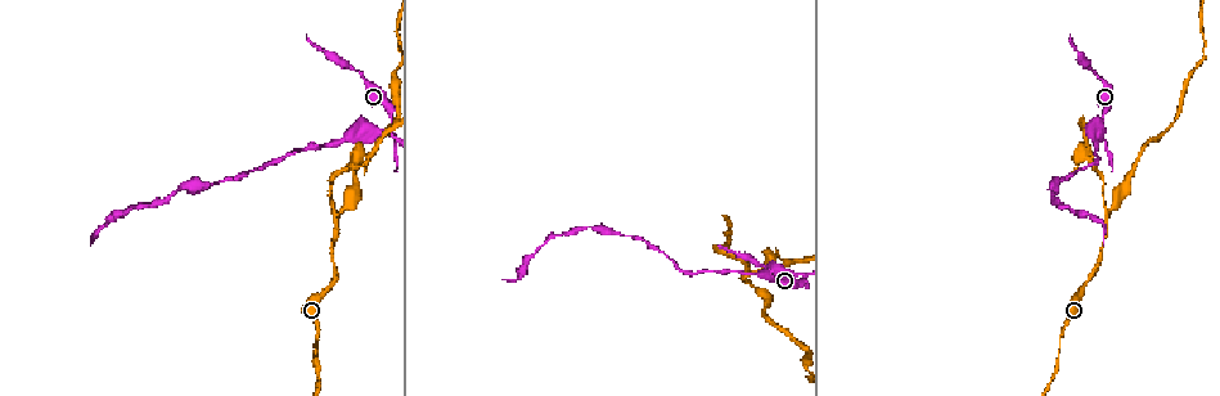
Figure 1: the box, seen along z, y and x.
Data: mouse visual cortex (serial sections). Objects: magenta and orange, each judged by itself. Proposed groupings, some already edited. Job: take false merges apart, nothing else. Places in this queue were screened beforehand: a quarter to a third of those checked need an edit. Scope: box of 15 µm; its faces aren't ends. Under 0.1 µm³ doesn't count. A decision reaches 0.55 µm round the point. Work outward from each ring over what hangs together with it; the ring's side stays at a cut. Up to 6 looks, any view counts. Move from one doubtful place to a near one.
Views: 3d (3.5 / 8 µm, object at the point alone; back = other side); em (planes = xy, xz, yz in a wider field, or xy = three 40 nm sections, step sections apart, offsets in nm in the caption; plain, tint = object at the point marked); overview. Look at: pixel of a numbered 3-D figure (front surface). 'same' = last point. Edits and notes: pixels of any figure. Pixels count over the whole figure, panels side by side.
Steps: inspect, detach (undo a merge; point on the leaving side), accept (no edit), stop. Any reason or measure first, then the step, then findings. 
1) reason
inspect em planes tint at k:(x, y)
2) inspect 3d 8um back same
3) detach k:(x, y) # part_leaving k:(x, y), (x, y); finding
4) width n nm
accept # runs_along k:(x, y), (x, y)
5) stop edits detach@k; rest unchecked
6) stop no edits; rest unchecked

thin neck
inspect 3d 3.5um at 1:(315, 344)

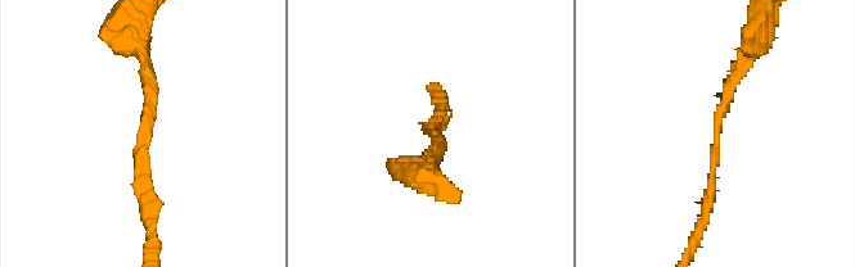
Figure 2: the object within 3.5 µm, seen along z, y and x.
accept # runs_along 2:(745, 63), (721, 107), (702, 225); all the same cell

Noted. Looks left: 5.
two arms in line, one across
inspect 3d 3.5um at 1:(336, 215)

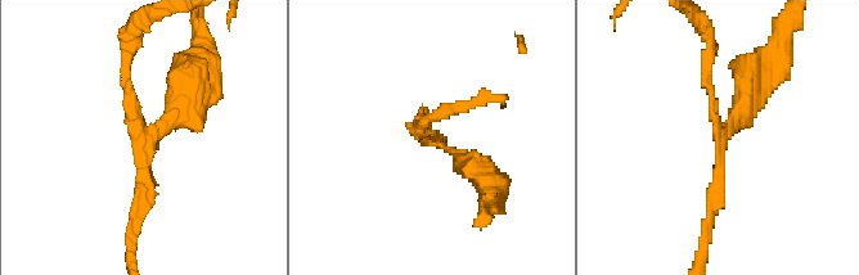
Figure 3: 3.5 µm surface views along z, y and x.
arms 3; arm_widths 100, 150, 300 nm
inspect em xy step 5 plain at 3:(142, 150)

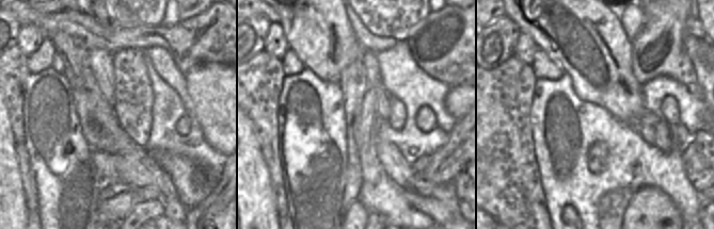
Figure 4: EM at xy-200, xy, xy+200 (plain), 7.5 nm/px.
with the object marked
inspect em xy step 5 tint same

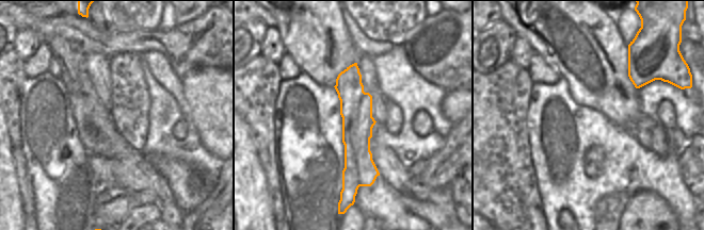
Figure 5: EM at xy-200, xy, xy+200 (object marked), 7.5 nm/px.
width 240 nm
detach 3:(127, 90) # border 5:(366, 93), (360, 107), (358, 185); two cells meet here

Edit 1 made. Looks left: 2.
stop edits detach@3; rest unchecked

